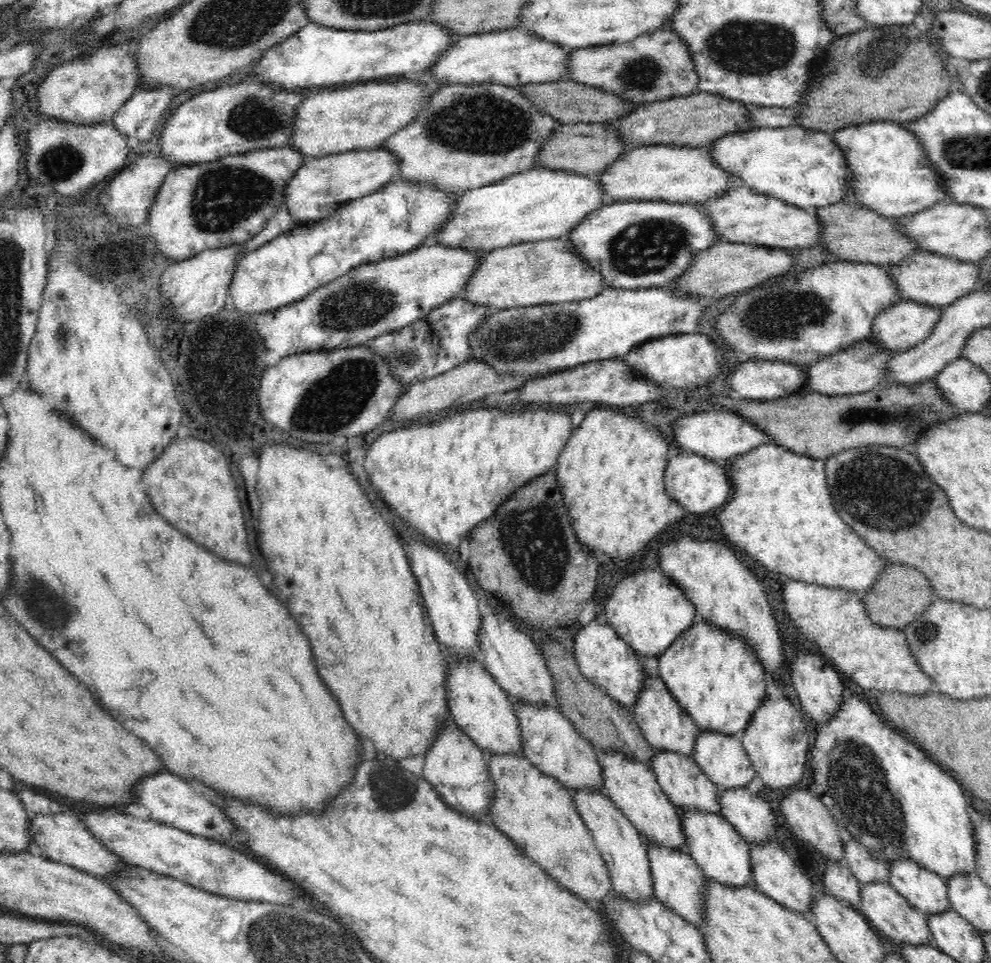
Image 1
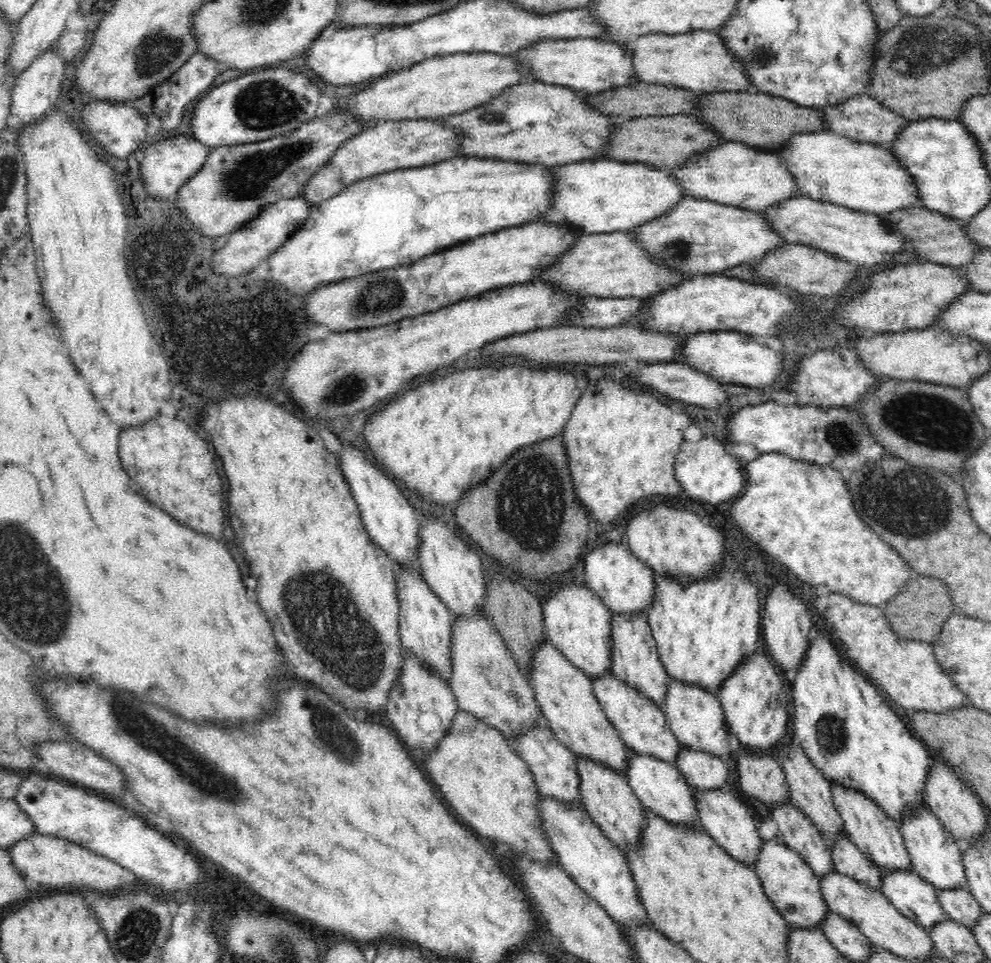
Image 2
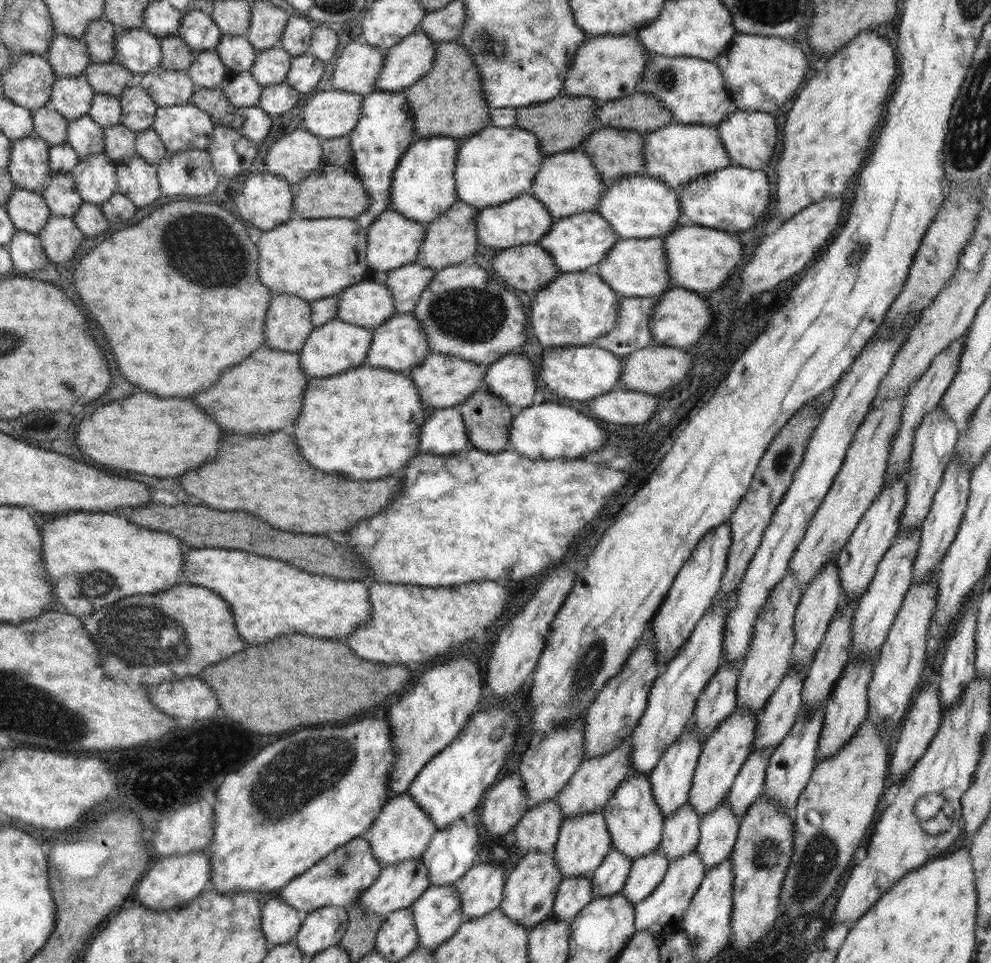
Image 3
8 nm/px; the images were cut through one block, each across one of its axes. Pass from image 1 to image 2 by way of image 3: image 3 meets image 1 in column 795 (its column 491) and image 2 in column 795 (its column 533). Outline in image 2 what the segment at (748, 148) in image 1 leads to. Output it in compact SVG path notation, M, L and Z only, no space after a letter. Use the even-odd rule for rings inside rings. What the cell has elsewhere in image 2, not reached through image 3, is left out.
M826 129L792 135L790 140L776 153L783 160L785 167L792 173L799 190L803 190L805 196L814 200L879 216L886 216L889 212L901 208L923 206L922 201L919 200L919 194L913 179L889 147L876 143L855 141Z

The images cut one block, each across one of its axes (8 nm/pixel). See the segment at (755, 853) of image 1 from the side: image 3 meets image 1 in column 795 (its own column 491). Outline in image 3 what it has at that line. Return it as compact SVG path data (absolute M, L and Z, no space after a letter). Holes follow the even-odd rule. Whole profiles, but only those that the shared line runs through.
M477 861L454 883L460 893L462 912L466 920L480 918L499 908L506 878L502 867Z

